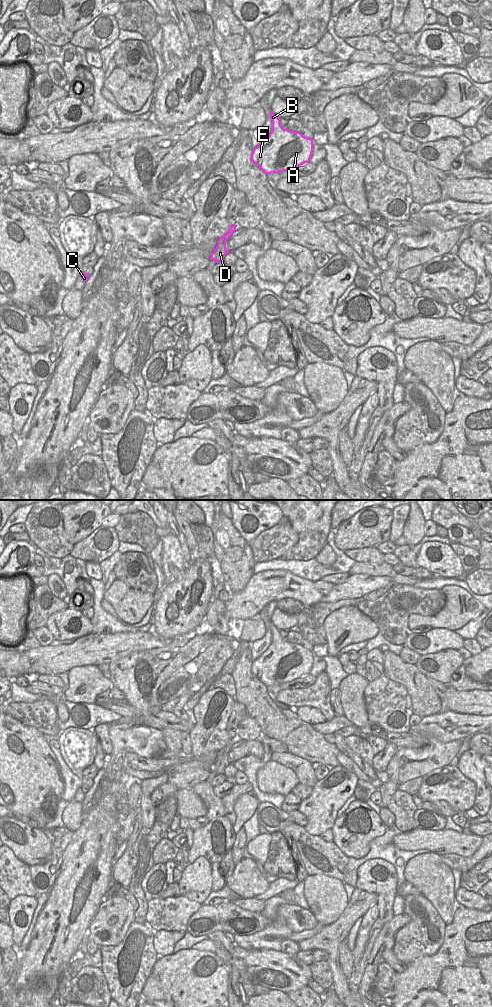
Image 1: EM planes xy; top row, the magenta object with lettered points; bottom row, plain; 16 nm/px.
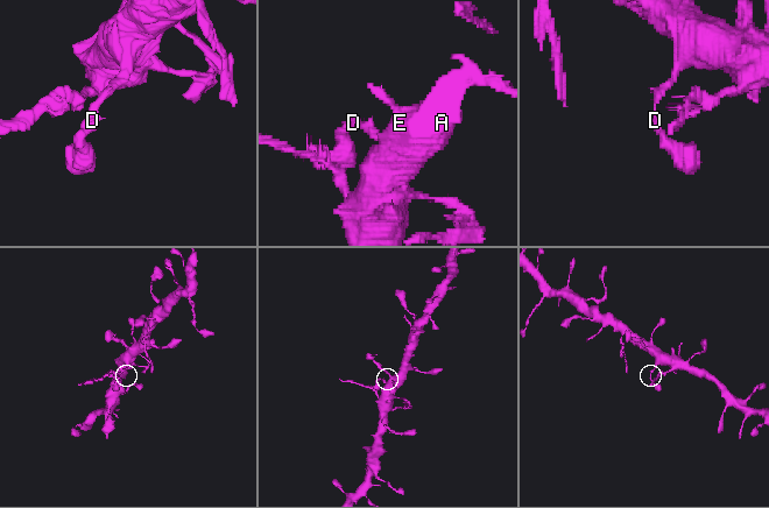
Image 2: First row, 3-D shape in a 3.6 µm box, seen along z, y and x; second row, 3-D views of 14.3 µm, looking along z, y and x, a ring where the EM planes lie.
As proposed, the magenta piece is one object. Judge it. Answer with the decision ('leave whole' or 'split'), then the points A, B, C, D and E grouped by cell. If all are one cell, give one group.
leave whole | A B C D E

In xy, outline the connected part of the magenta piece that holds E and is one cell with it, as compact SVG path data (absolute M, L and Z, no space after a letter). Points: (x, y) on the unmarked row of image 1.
M272 622L272 643L251 666L251 672L266 687L291 682L308 675L313 664L313 651L300 644L284 641Z

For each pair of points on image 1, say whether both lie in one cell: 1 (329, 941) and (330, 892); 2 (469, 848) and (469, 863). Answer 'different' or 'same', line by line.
1: different
2: different

